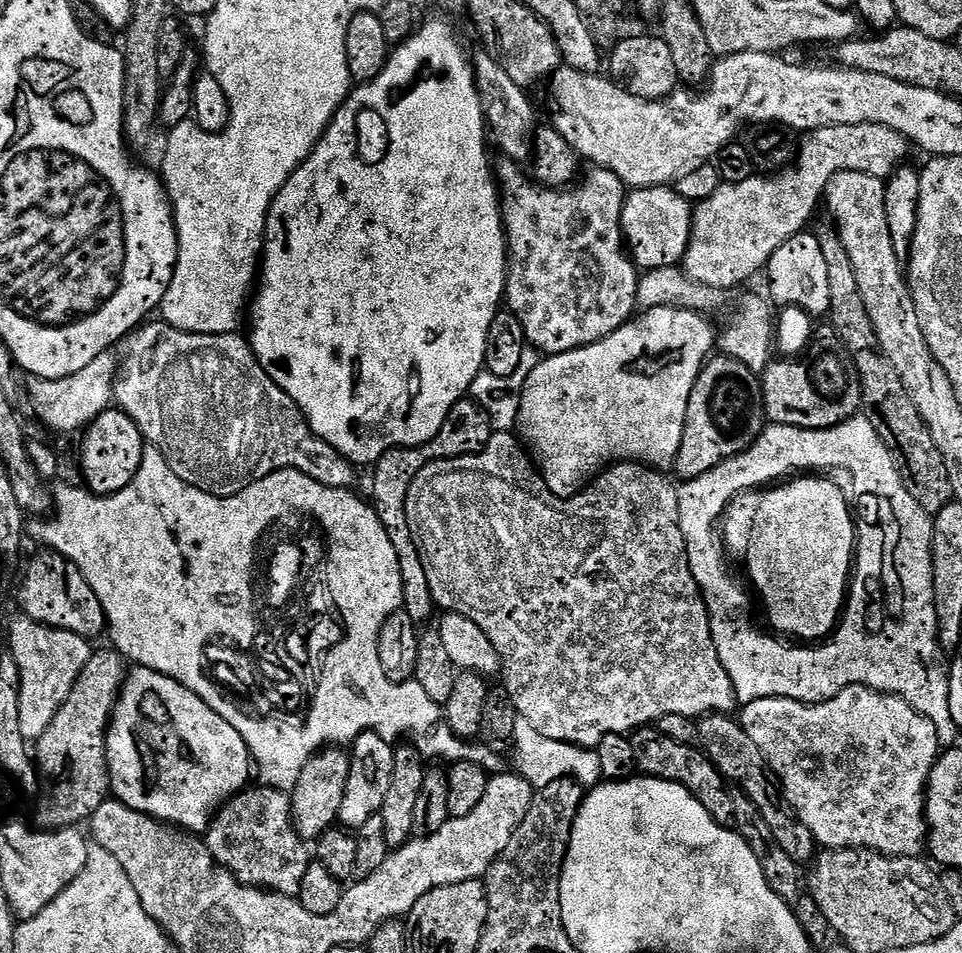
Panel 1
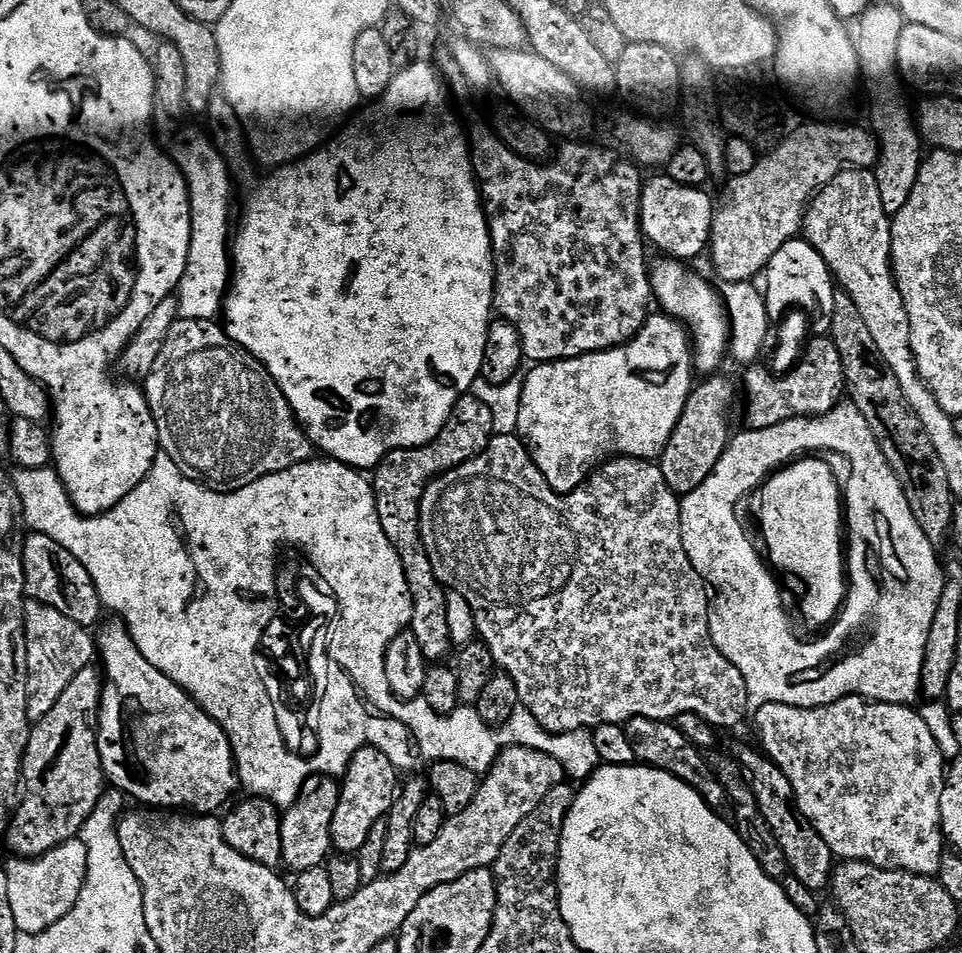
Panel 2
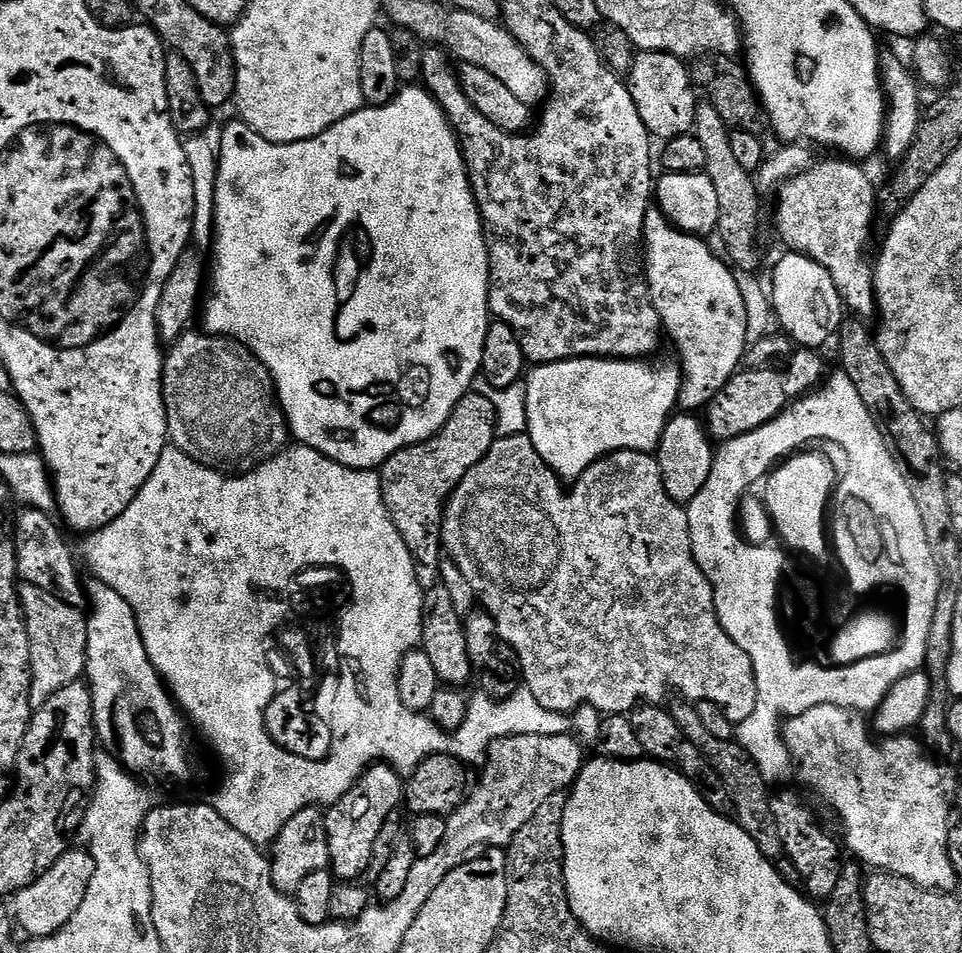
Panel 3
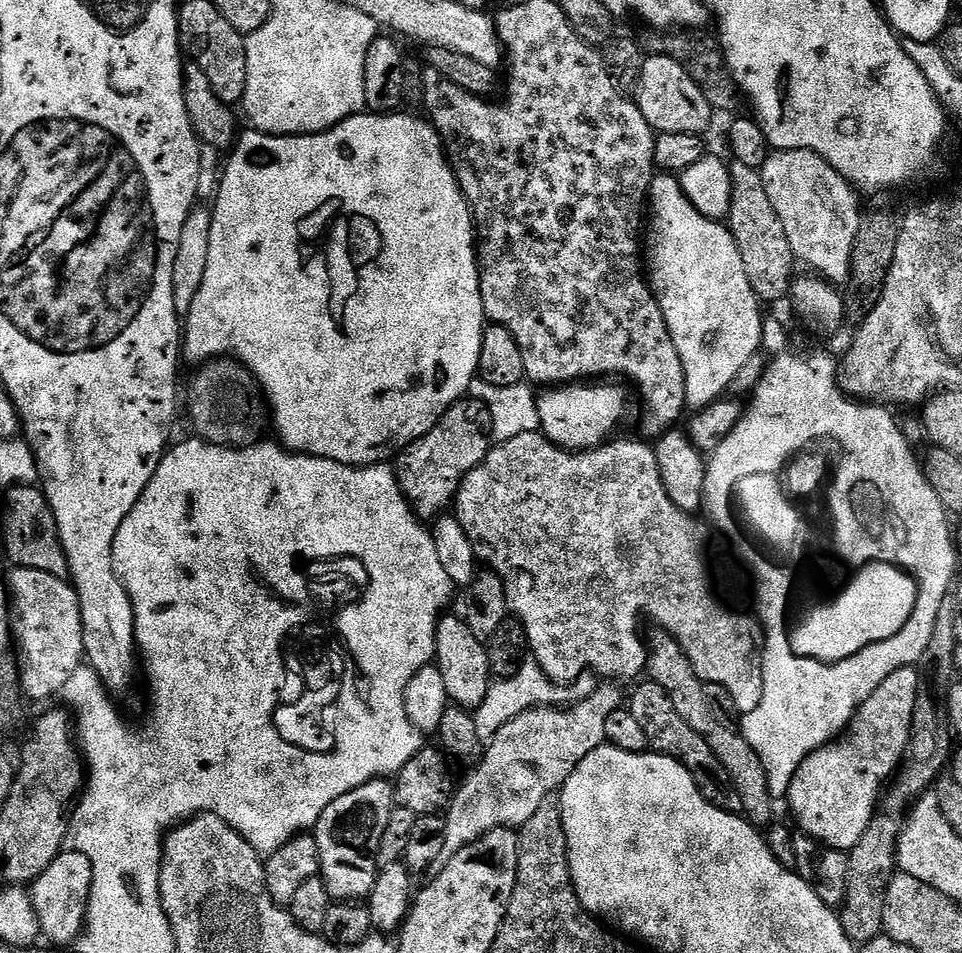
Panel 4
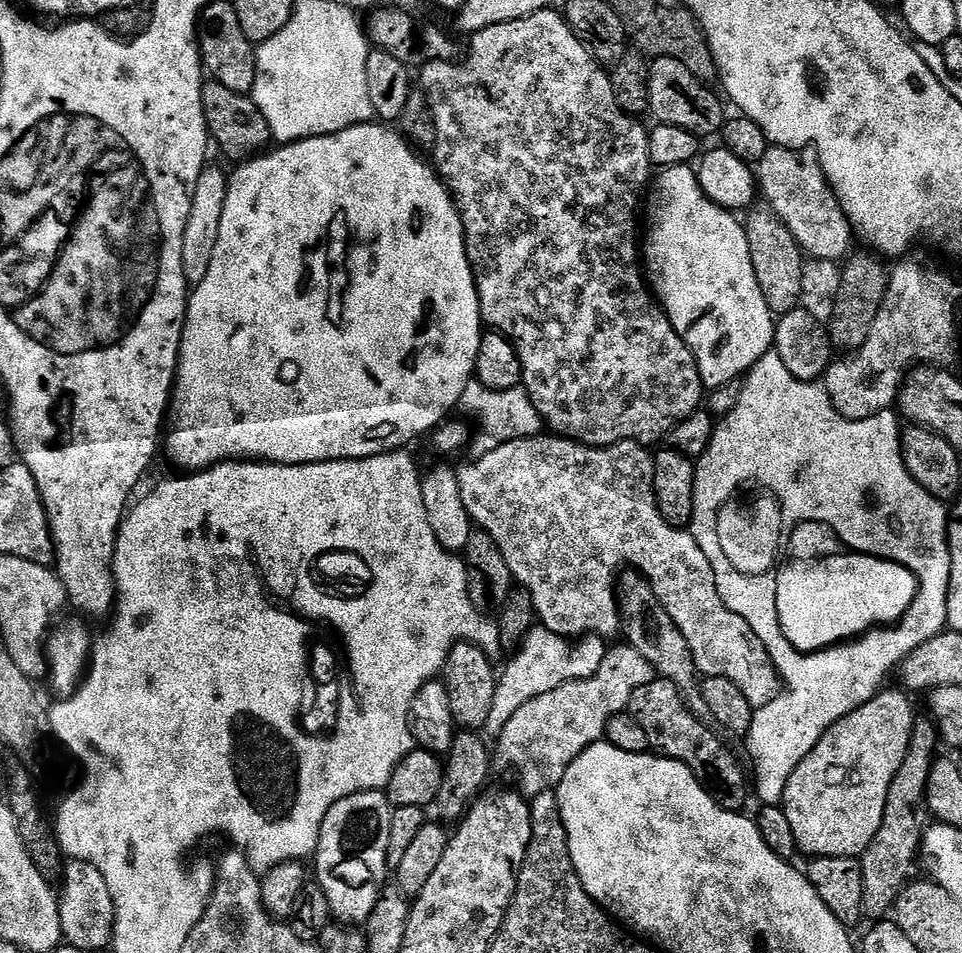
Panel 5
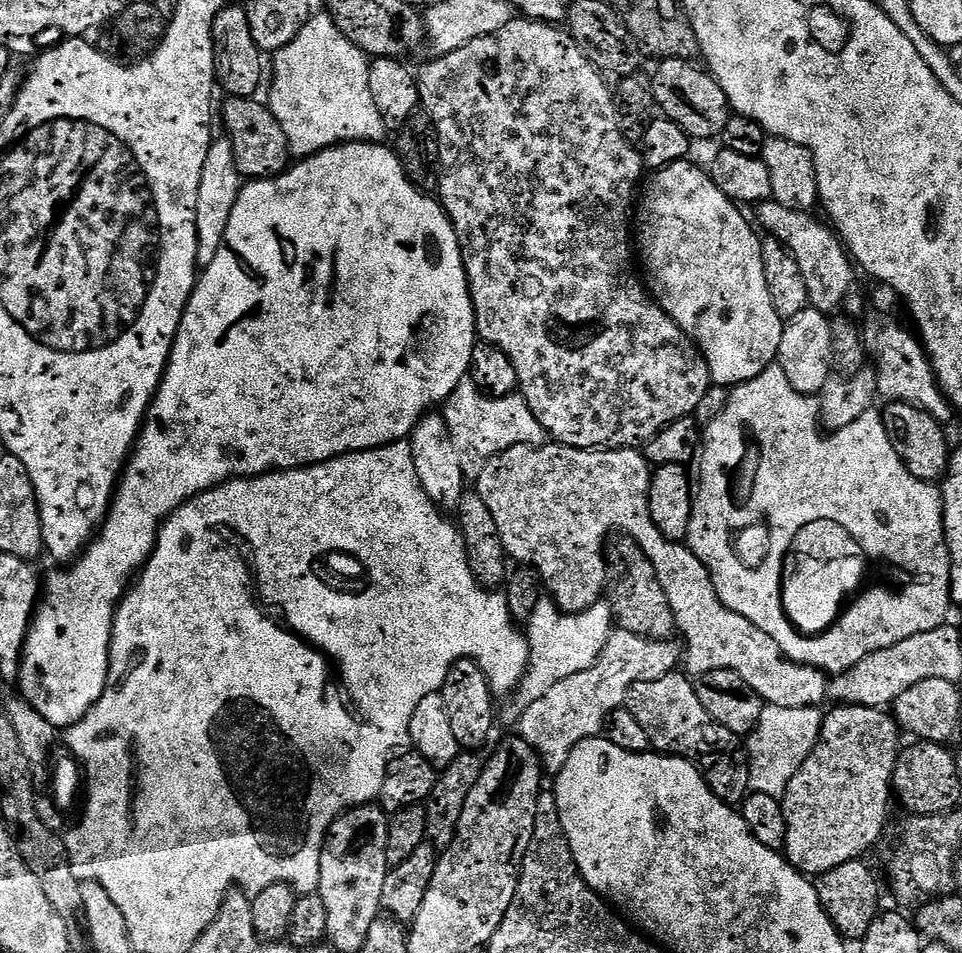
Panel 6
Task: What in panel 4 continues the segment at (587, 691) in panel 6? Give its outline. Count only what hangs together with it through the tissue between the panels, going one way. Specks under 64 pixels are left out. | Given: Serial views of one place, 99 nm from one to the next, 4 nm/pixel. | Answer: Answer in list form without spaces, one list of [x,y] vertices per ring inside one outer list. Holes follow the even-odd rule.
[[[600,686],[590,698],[581,700],[571,706],[536,707],[518,714],[507,722],[492,738],[487,741],[478,763],[476,773],[468,776],[457,787],[452,803],[446,809],[446,846],[442,846],[441,861],[454,858],[458,850],[470,846],[478,838],[496,828],[519,829],[525,824],[538,806],[542,806],[542,798],[555,796],[563,788],[566,778],[574,774],[578,762],[586,758],[594,750],[598,750],[606,741],[606,718],[622,707],[622,696],[616,686]]]

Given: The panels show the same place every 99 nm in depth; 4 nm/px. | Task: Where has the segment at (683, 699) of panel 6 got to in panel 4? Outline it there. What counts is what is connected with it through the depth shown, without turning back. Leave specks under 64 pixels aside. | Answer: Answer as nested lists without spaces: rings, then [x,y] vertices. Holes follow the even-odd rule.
[[[651,682],[643,683],[635,685],[637,688],[633,690],[629,700],[627,697],[626,707],[629,712],[634,714],[635,720],[641,724],[642,731],[645,732],[648,739],[649,749],[659,755],[674,758],[679,764],[686,766],[686,770],[694,778],[694,782],[703,792],[704,797],[714,806],[718,806],[724,812],[739,813],[738,790],[731,788],[726,770],[722,766],[722,762],[718,762],[714,750],[710,750],[706,741],[694,730],[690,730],[690,726],[686,726],[686,722],[682,722],[678,710],[674,710],[674,702],[670,702],[670,698],[666,694],[666,690],[662,690],[662,686]]]

